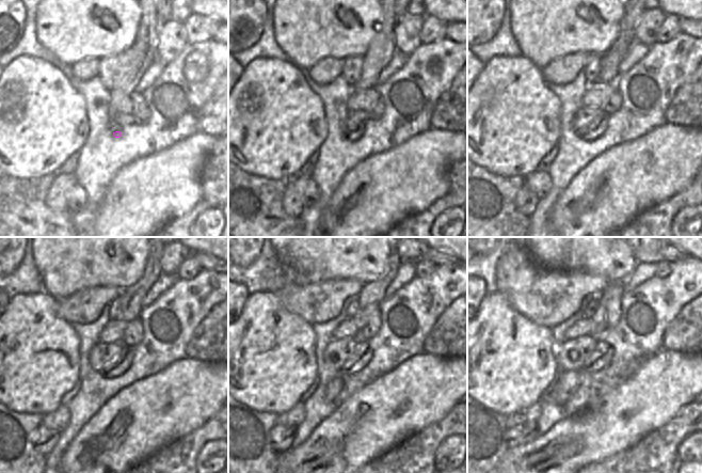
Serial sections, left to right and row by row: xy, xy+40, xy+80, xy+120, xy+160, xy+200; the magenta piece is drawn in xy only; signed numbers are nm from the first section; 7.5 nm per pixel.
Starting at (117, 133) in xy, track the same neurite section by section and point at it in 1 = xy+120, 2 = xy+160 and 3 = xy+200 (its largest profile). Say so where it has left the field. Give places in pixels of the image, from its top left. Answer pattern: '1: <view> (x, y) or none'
1: xy+120 (117, 365)
2: xy+160 (362, 357)
3: xy+200 (601, 357)

